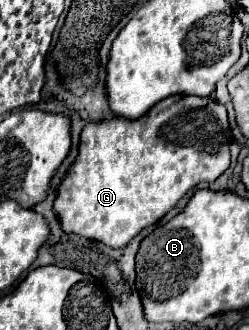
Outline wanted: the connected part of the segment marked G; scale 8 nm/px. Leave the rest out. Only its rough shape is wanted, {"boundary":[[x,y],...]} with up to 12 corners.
{"boundary":[[225,106],[85,124],[53,206],[123,248],[229,168]]}

